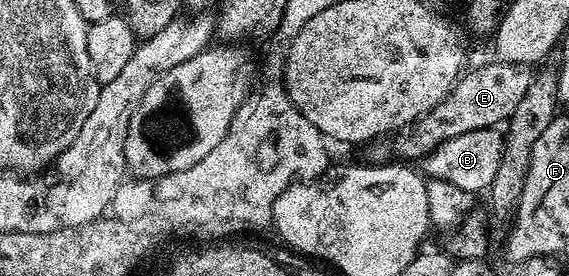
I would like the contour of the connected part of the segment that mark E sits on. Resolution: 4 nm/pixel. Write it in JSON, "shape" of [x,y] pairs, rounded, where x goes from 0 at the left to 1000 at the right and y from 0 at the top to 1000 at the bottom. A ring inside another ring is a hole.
{"shape":[[[865,228],[845,232],[831,250],[826,243],[808,275],[772,384],[738,420],[726,449],[689,482],[691,551],[707,565],[698,572],[712,587],[733,587],[752,551],[763,551],[782,507],[807,500],[807,486],[828,486],[828,471],[886,453],[905,384],[912,384],[919,341],[926,341],[926,312],[933,312],[938,264],[912,232]]]}

